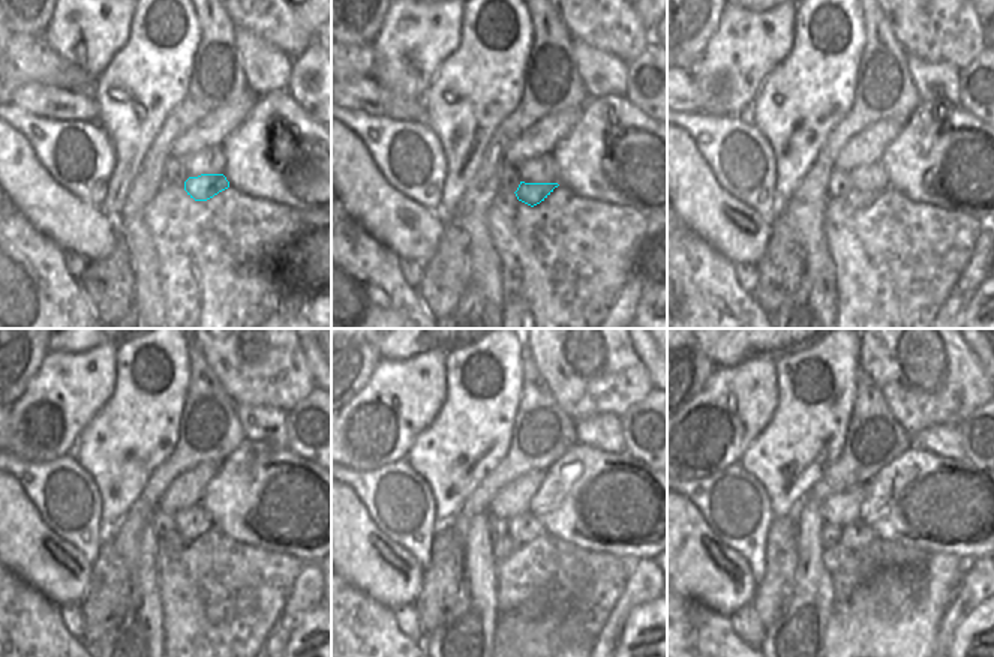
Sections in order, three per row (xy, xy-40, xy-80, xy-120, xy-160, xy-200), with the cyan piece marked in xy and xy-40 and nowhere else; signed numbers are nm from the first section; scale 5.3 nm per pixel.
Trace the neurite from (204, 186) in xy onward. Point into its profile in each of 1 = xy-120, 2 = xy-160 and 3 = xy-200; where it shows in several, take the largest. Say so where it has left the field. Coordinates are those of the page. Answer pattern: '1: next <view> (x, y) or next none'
1: next xy-120 (171, 545)
2: next xy-160 (505, 546)
3: next xy-200 (835, 555)

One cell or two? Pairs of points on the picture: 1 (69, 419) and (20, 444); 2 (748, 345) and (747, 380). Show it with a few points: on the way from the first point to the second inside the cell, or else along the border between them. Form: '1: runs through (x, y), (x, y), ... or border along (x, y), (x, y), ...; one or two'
1: runs through (63, 434), (59, 443), (35, 441); one
2: border along (775, 362), (753, 357), (736, 365), (715, 366); two

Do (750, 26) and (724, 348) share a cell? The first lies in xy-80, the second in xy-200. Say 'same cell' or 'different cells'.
different cells

